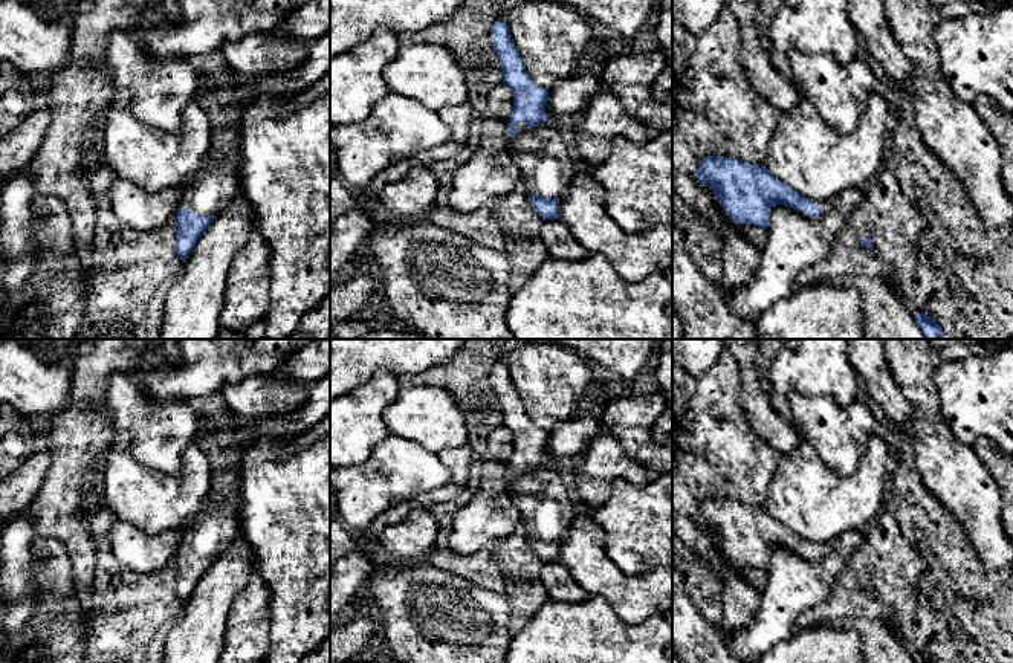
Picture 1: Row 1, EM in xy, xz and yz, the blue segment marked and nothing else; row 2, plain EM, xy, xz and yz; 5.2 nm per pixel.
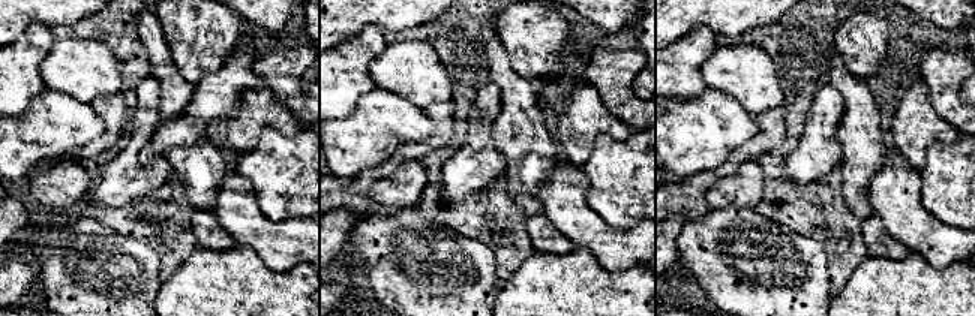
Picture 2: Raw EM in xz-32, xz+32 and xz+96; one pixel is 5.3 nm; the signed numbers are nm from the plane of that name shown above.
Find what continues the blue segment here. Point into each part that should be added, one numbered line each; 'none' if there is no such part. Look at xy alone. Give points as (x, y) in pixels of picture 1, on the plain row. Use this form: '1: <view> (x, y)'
1: xy (207, 535)

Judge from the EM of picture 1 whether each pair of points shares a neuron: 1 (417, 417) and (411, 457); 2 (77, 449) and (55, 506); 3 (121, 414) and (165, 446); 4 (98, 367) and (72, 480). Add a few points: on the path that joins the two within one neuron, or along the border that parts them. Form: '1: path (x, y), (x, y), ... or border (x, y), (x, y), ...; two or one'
1: border (391, 433), (414, 440), (437, 454); two
2: path (69, 463), (61, 492); one
3: path (132, 419), (155, 436); one
4: path (87, 394), (77, 408), (77, 436), (72, 452); one

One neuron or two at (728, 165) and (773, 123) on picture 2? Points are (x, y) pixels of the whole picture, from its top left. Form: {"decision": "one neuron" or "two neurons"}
{"decision": "one neuron"}

